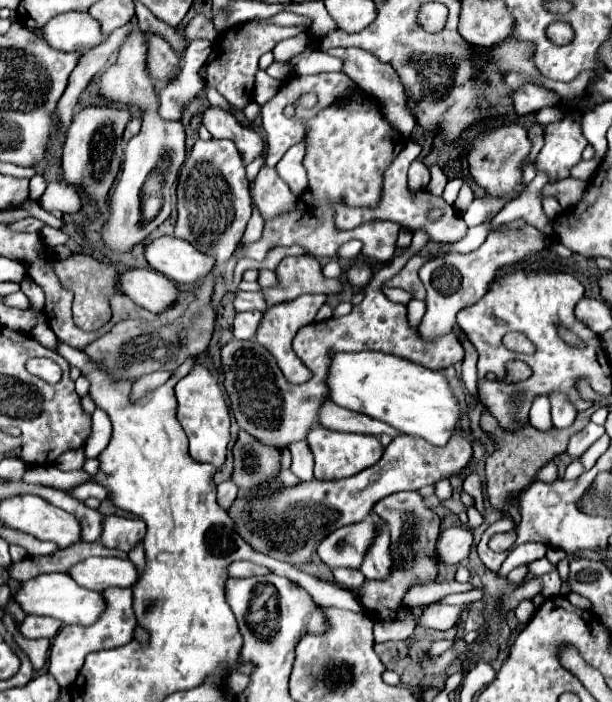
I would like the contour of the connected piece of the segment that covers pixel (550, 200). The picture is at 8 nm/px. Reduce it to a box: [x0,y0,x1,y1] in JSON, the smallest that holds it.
[542,197,564,220]

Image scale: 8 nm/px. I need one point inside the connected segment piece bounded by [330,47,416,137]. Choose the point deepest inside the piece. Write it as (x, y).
(372, 76)

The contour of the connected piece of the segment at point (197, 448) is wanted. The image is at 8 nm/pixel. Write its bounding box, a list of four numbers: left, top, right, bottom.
[174,366,230,467]

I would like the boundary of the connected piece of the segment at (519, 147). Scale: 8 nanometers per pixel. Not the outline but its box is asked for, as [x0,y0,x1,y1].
[468,123,530,197]

